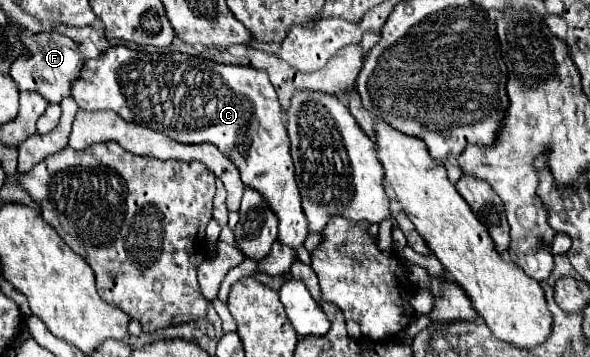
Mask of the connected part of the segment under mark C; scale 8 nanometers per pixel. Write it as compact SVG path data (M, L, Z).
M111 46L97 58L85 62L79 80L73 82L71 96L83 110L89 110L89 112L111 110L127 122L137 122L177 142L215 144L239 168L243 184L249 188L255 188L267 198L269 206L279 218L281 244L291 246L291 248L303 246L305 238L309 236L307 218L303 214L301 196L299 196L297 182L295 182L293 160L289 154L289 136L283 124L285 122L283 110L281 110L281 104L277 102L277 94L265 70L257 70L251 66L239 66L239 64L219 64L219 62L203 60L203 58L197 58L197 66L193 66L191 58L181 52L149 54L149 52L131 50L127 46Z

